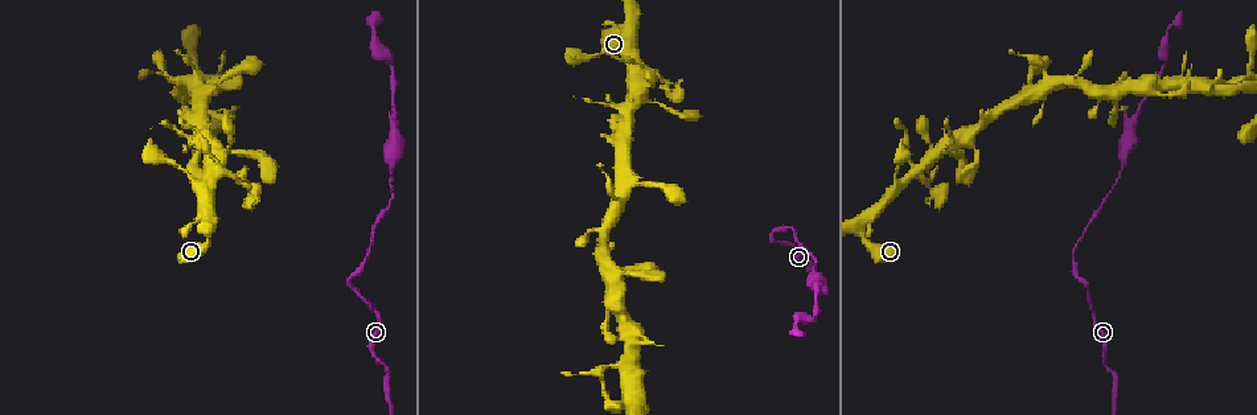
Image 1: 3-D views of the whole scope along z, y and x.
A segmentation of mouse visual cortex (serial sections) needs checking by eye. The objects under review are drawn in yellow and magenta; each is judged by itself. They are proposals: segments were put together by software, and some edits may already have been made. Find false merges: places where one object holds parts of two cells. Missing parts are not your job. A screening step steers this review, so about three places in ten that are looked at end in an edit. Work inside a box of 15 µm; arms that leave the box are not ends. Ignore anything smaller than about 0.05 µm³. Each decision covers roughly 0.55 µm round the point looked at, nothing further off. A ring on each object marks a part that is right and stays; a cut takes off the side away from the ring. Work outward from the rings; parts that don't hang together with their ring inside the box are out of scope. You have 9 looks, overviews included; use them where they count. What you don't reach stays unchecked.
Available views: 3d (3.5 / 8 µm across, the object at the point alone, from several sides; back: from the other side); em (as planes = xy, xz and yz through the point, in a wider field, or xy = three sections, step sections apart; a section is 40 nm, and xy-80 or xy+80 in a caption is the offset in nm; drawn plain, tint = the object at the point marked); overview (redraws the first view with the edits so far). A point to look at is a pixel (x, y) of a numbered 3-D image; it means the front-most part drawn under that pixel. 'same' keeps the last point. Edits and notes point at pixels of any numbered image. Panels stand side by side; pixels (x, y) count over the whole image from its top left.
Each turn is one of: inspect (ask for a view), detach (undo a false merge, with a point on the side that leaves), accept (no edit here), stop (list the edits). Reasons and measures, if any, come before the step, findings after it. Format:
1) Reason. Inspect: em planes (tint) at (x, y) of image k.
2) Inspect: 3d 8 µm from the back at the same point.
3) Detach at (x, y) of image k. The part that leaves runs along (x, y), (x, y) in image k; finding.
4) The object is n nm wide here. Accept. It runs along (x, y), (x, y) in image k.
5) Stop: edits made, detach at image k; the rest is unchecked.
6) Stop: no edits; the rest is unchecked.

Abrupt turn. Inspect: 3d 3.5 µm at (772, 240) of image 1.

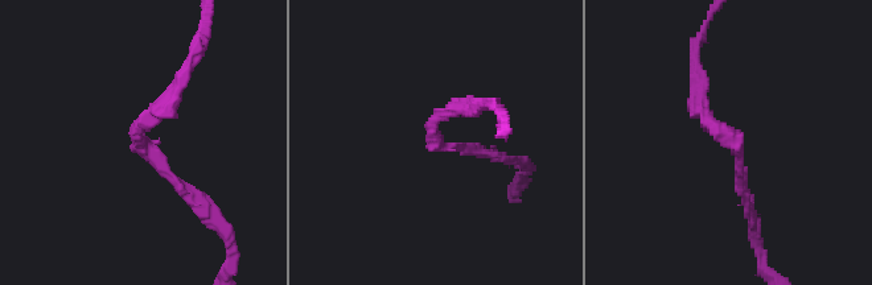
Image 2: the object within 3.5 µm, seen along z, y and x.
The arms are 150, 200 nm wide; now the EM. Inspect: em xy step 1 (tint) at (735, 147) of image 2.

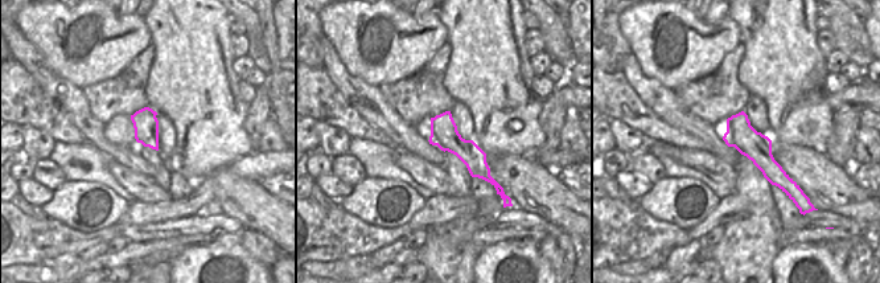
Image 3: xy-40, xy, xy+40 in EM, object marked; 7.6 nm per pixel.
Accept. It runs along (749, 209), (739, 152), (698, 91) in image 2; one cell here.

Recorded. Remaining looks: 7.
Narrows sharply. Inspect: 3d 8 µm at (1141, 103) of image 1.

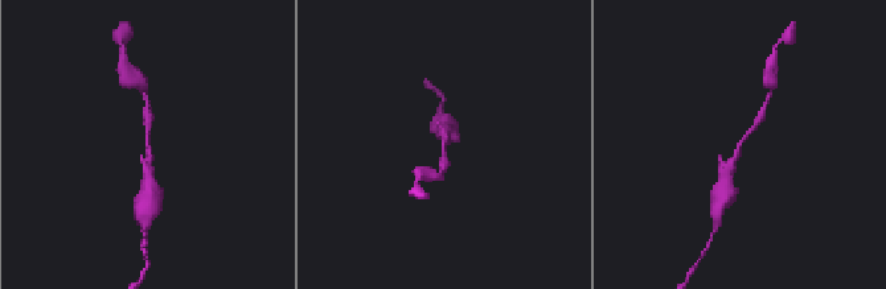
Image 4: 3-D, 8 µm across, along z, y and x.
Inspect: 3d 3.5 µm at (738, 147) of image 4.

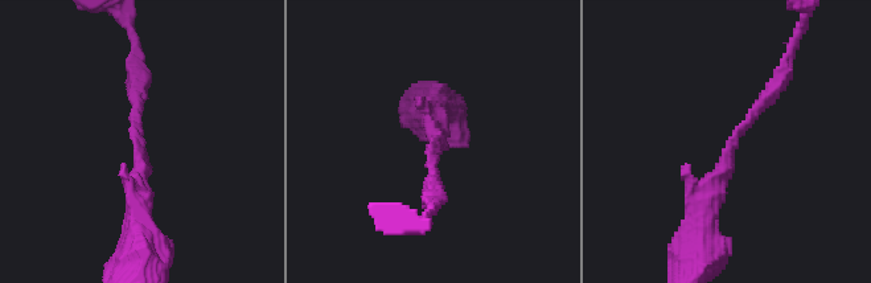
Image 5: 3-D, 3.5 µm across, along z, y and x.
The arms are 200, 300 nm wide. Accept. It runs along (697, 222), (743, 124), (788, 64) in image 5; continuous, no second cell.

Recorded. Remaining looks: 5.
Inspect: 3d 3.5 µm at (374, 26) of image 1.

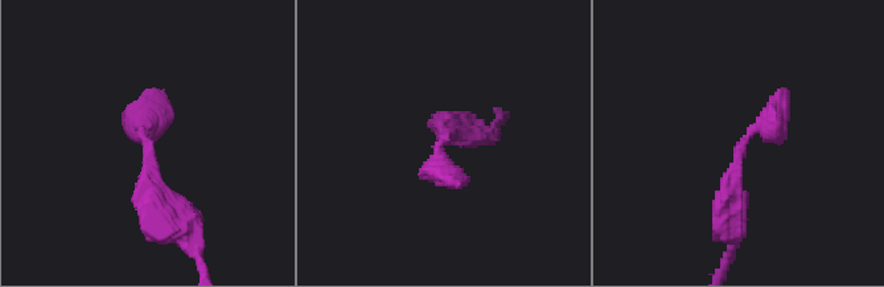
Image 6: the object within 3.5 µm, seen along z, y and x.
Shape alone is not enough. Inspect: em planes (tint) at (750, 134) of image 6.

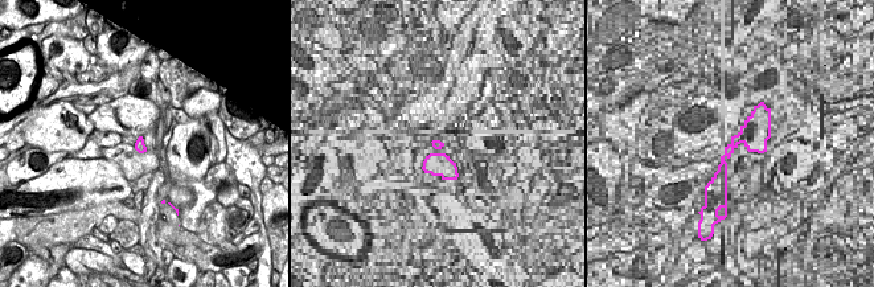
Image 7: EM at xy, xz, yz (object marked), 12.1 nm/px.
Detach at (777, 109) of image 6. The part that leaves runs along (748, 136), (778, 113), (785, 87) in image 6; two cells meet here.

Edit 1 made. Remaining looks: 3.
A narrow waist. Inspect: em xy step 2 (tint) at (240, 183) of image 1.

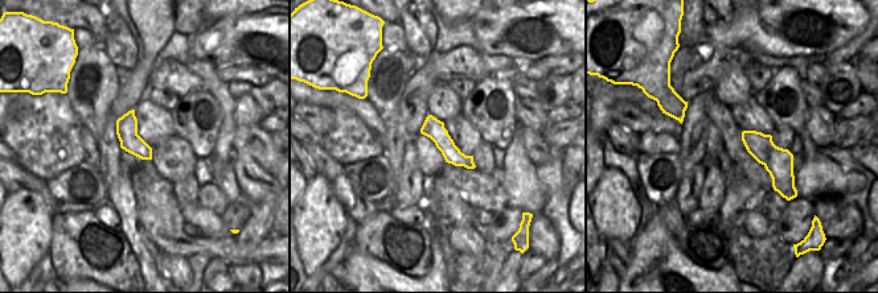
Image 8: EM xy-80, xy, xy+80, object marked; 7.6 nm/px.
Inspect: 3d 3.5 µm at the same point.

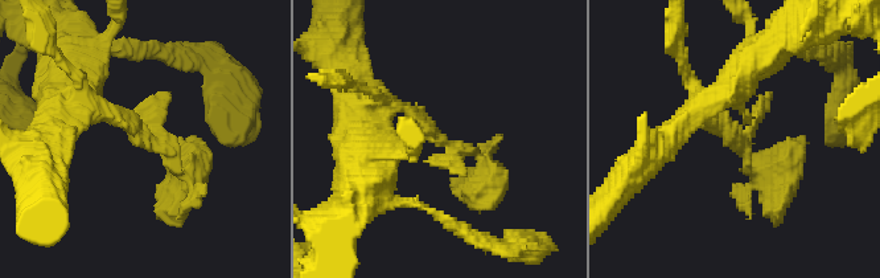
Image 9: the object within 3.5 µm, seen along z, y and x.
Accept. It runs along (385, 107), (473, 151), (485, 189) in image 9; continuous, no second cell.

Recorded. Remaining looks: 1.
Stop: edits made, detach at image 6; the rest is unchecked.

